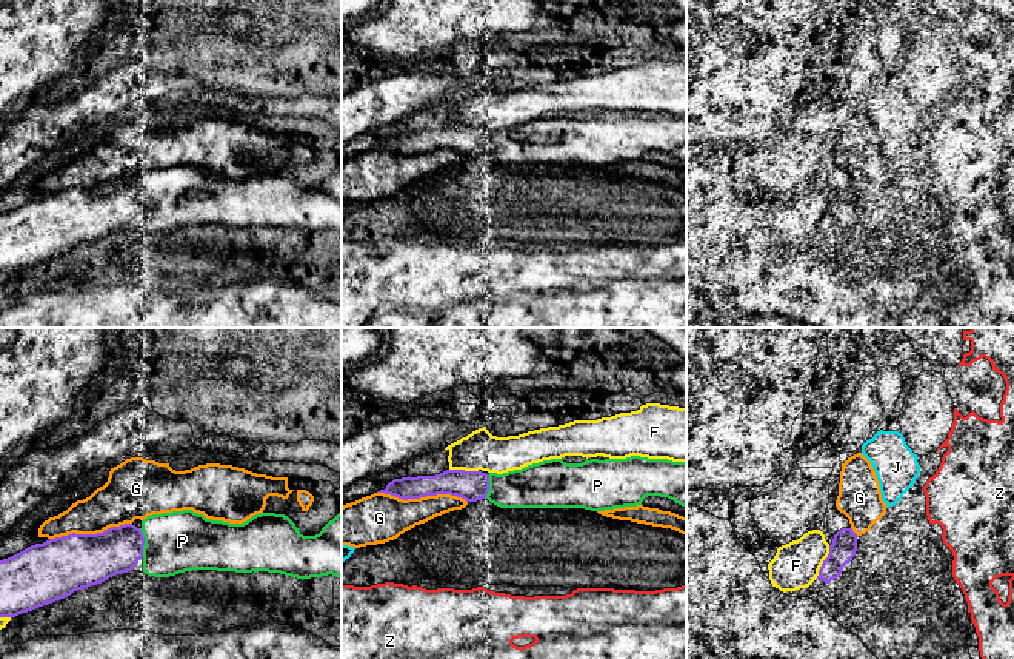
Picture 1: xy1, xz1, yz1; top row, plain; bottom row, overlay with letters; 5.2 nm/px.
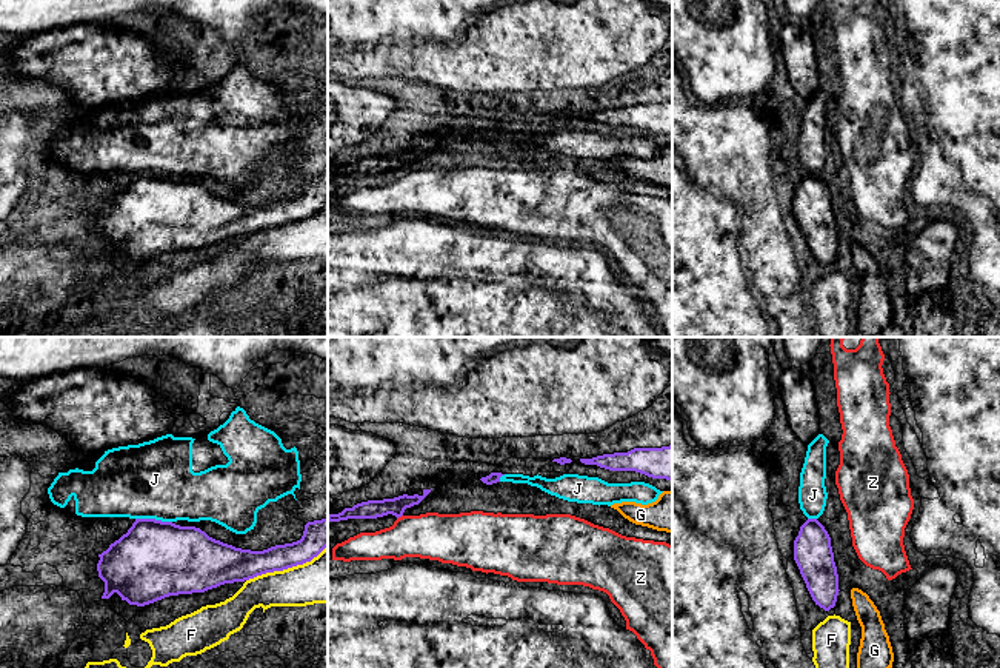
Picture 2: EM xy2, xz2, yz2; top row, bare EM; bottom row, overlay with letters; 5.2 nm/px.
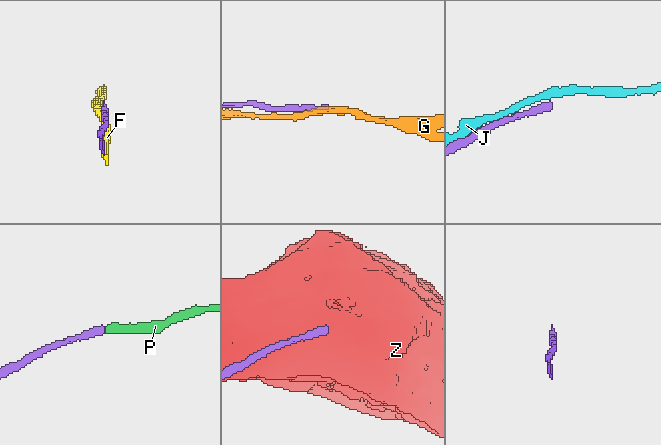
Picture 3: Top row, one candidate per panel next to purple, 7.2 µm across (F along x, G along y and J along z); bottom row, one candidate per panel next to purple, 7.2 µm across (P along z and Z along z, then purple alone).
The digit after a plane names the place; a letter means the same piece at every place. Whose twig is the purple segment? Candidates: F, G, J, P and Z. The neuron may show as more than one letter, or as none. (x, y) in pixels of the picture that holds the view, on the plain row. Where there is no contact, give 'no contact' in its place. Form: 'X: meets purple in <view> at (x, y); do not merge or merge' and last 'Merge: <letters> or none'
F: meets purple in xy2 at (286, 223); do not merge
G: meets purple in xz1 at (422, 151); do not merge
J: meets purple in xy2 at (154, 174); do not merge
P: meets purple in xy1 at (143, 197); merge
Z: meets purple in xz2 at (399, 171); do not merge
Merge: P

